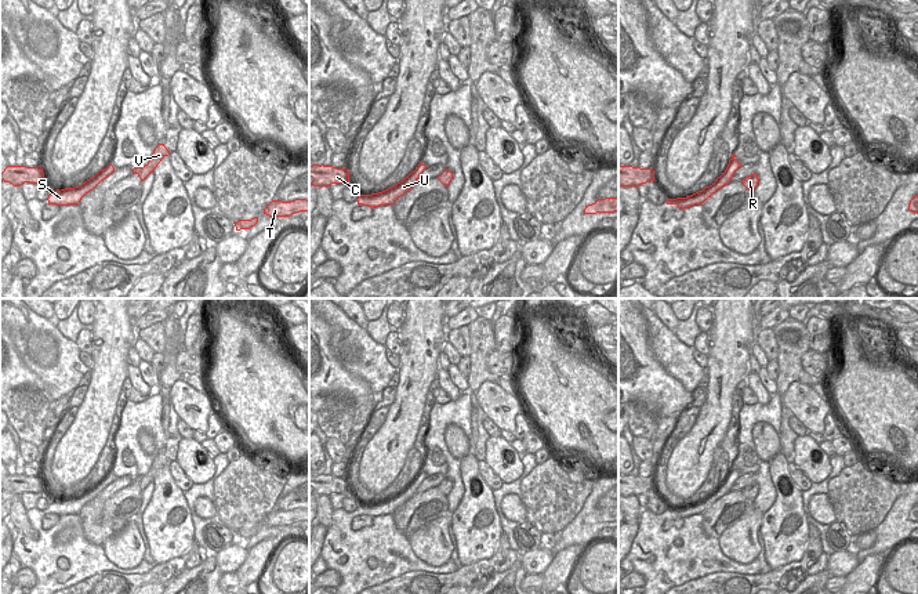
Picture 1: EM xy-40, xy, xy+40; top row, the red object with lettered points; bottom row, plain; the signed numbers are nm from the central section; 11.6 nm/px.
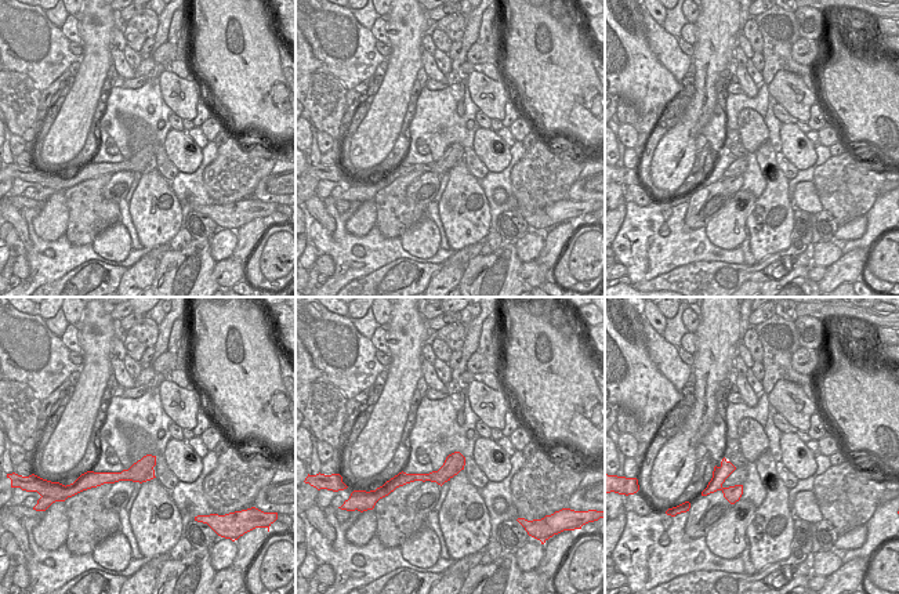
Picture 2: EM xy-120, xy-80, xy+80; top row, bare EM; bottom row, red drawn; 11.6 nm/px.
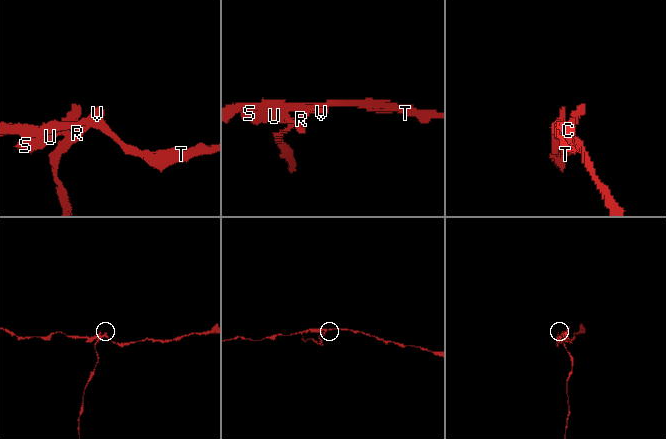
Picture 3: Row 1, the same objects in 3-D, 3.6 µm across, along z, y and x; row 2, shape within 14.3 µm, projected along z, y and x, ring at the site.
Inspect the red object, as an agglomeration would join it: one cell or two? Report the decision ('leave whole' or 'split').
split

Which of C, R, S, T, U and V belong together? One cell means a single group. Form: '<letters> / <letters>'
C S T U V / R

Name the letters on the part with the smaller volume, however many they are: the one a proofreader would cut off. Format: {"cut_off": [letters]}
{"cut_off": ["R"]}

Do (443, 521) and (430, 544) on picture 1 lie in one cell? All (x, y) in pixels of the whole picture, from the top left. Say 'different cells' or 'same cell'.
same cell

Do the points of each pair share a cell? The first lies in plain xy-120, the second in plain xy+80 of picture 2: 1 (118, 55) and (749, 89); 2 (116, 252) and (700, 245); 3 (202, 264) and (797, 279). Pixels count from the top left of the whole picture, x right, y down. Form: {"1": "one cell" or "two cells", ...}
{"1": "one cell", "2": "two cells", "3": "one cell"}

